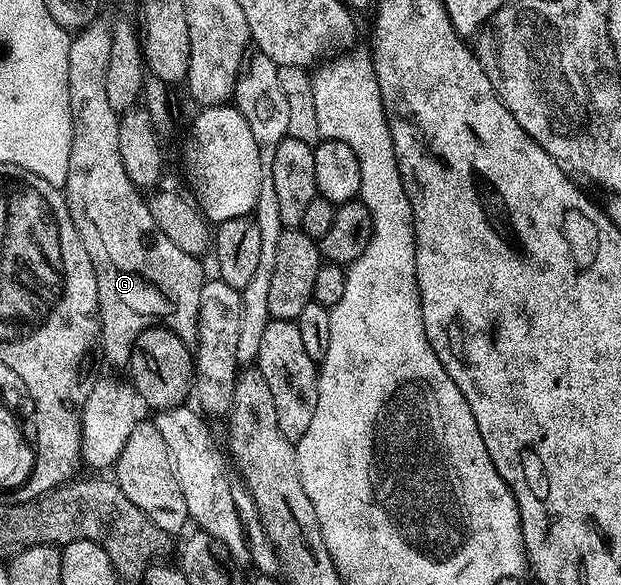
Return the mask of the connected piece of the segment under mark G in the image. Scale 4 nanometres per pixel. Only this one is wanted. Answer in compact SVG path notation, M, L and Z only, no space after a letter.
M96 21L90 27L83 28L72 38L71 48L69 49L69 101L71 102L71 120L73 121L73 145L69 149L69 177L67 184L62 187L63 198L67 200L67 208L71 214L73 225L89 253L89 257L95 266L95 276L97 277L97 289L99 290L99 338L102 343L101 353L109 353L106 362L110 366L126 368L131 362L131 350L129 341L135 341L135 336L142 331L145 324L143 322L146 315L163 315L161 321L156 321L154 326L167 327L177 337L194 341L199 338L199 294L205 282L203 267L196 256L185 253L157 229L157 221L153 221L153 213L147 207L147 199L142 195L140 188L136 187L133 181L129 181L129 173L125 173L125 165L121 165L121 149L117 149L117 129L119 128L119 115L109 105L109 96L105 94L105 69L109 69L109 45L111 44L111 28L105 22Z

